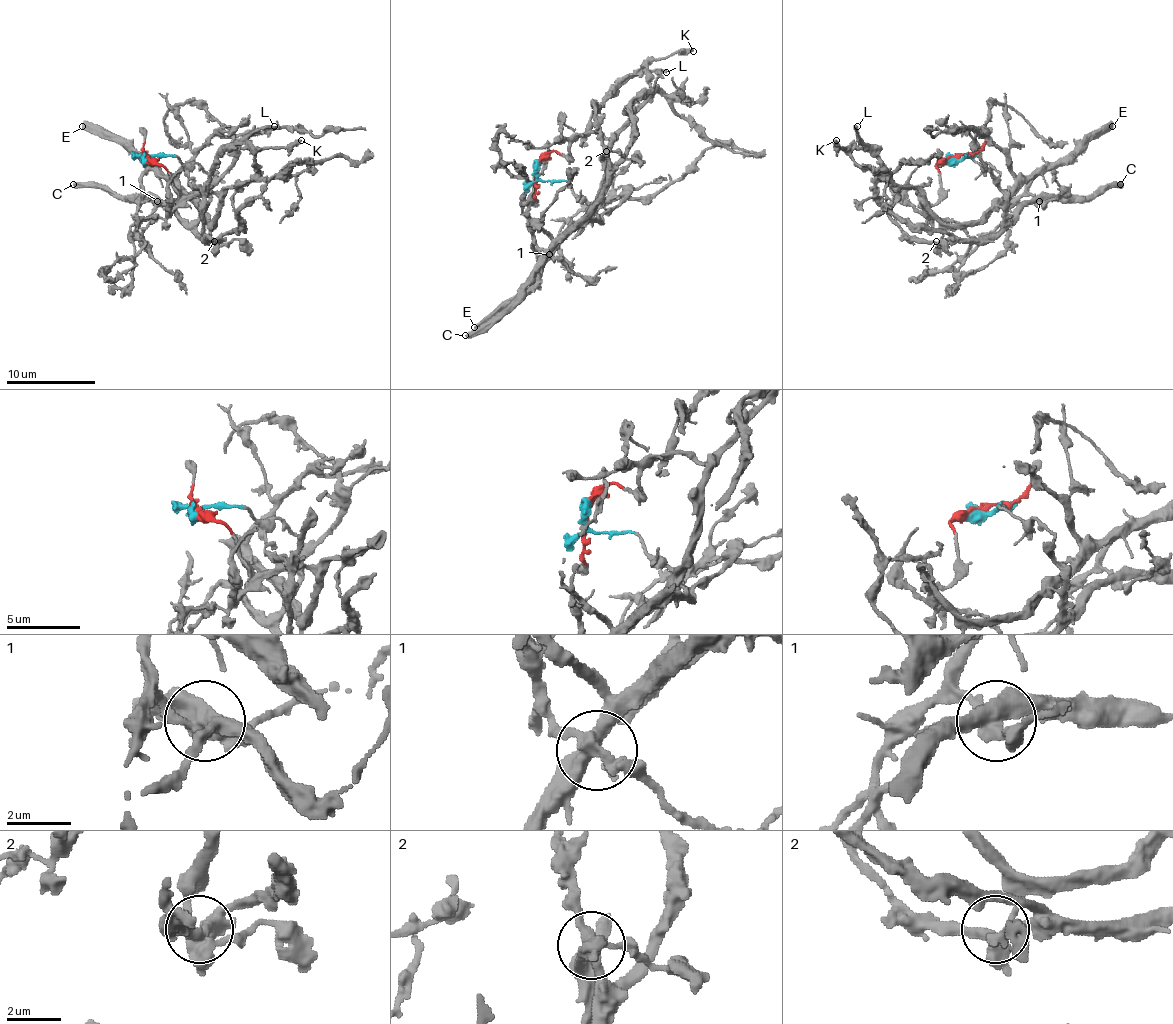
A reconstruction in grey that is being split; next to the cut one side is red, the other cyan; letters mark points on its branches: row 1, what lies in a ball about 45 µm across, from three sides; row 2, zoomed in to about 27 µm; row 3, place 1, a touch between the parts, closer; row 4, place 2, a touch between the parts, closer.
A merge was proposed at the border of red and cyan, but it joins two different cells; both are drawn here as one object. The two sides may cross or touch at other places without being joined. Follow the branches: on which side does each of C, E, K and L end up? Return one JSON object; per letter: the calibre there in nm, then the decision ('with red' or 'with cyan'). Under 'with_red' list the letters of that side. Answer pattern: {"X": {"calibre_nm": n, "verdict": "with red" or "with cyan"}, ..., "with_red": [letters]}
{"C": {"calibre_nm": 440, "verdict": "with cyan"}, "E": {"calibre_nm": 460, "verdict": "with red"}, "K": {"calibre_nm": 400, "verdict": "with red"}, "L": {"calibre_nm": 240, "verdict": "with cyan"}, "with_red": ["E", "K"]}

